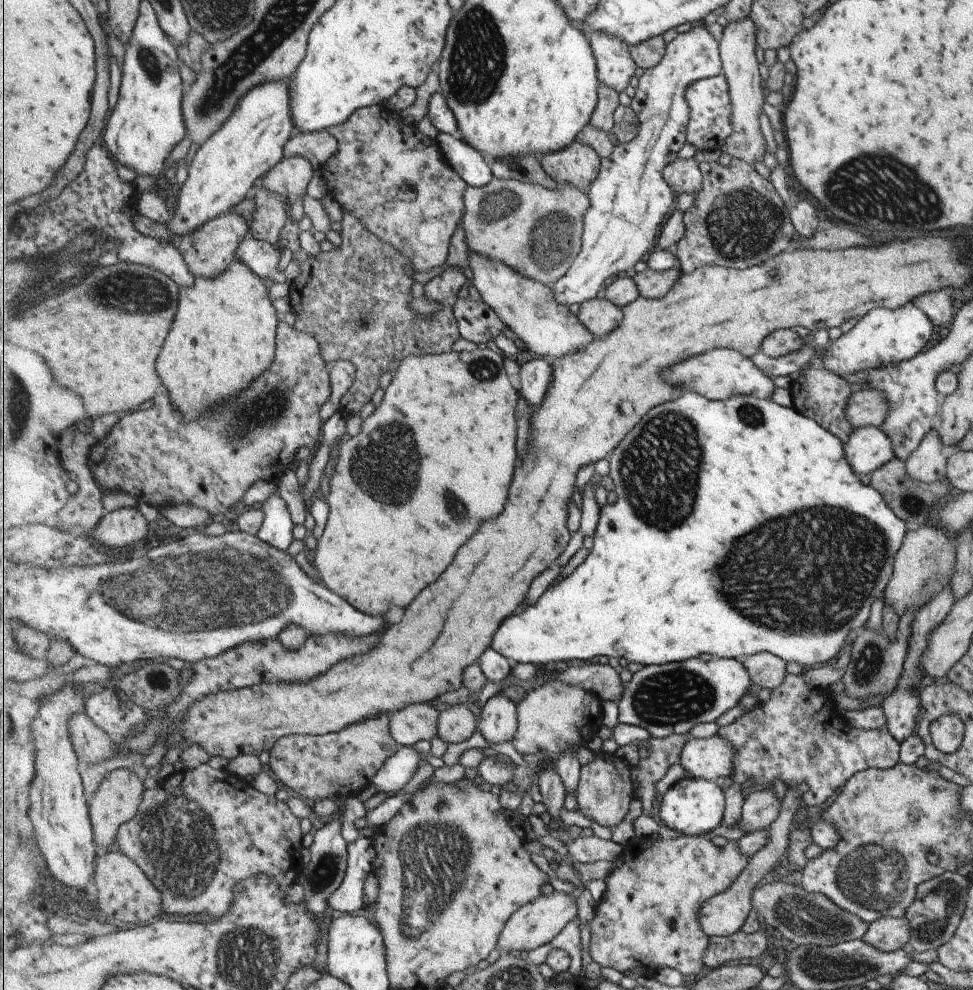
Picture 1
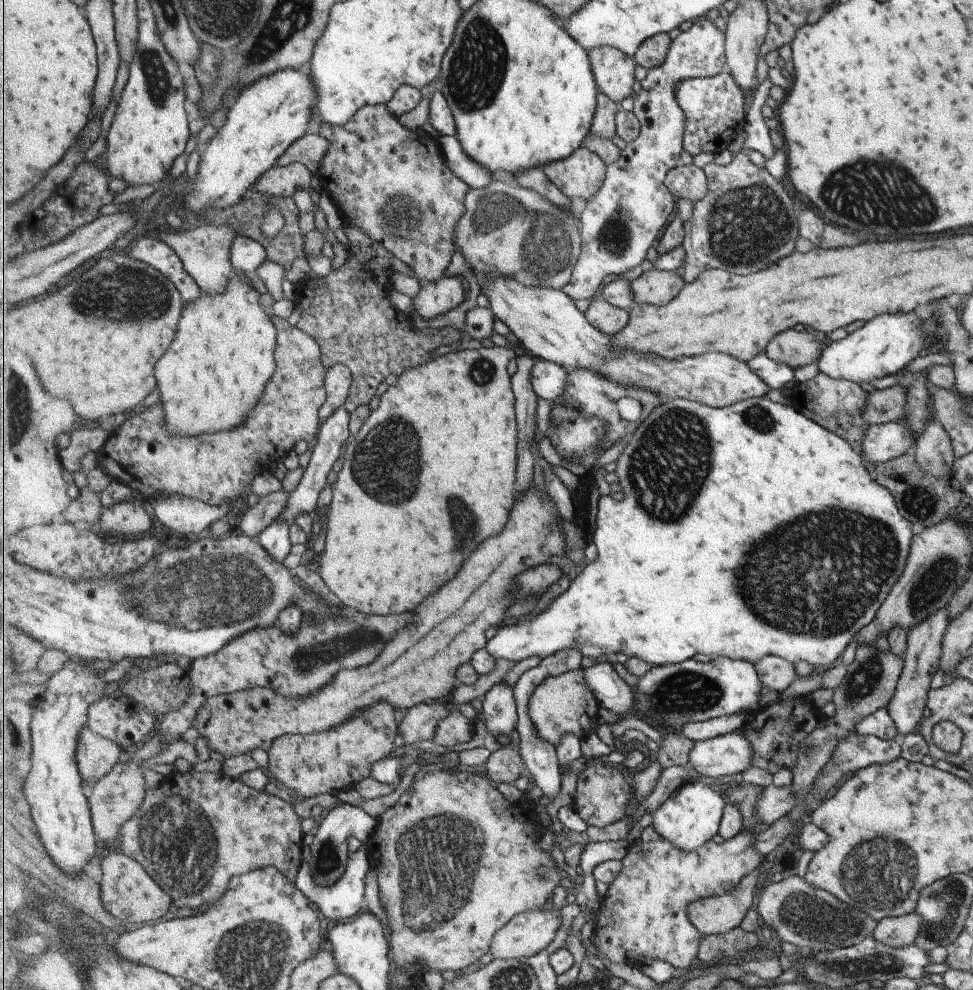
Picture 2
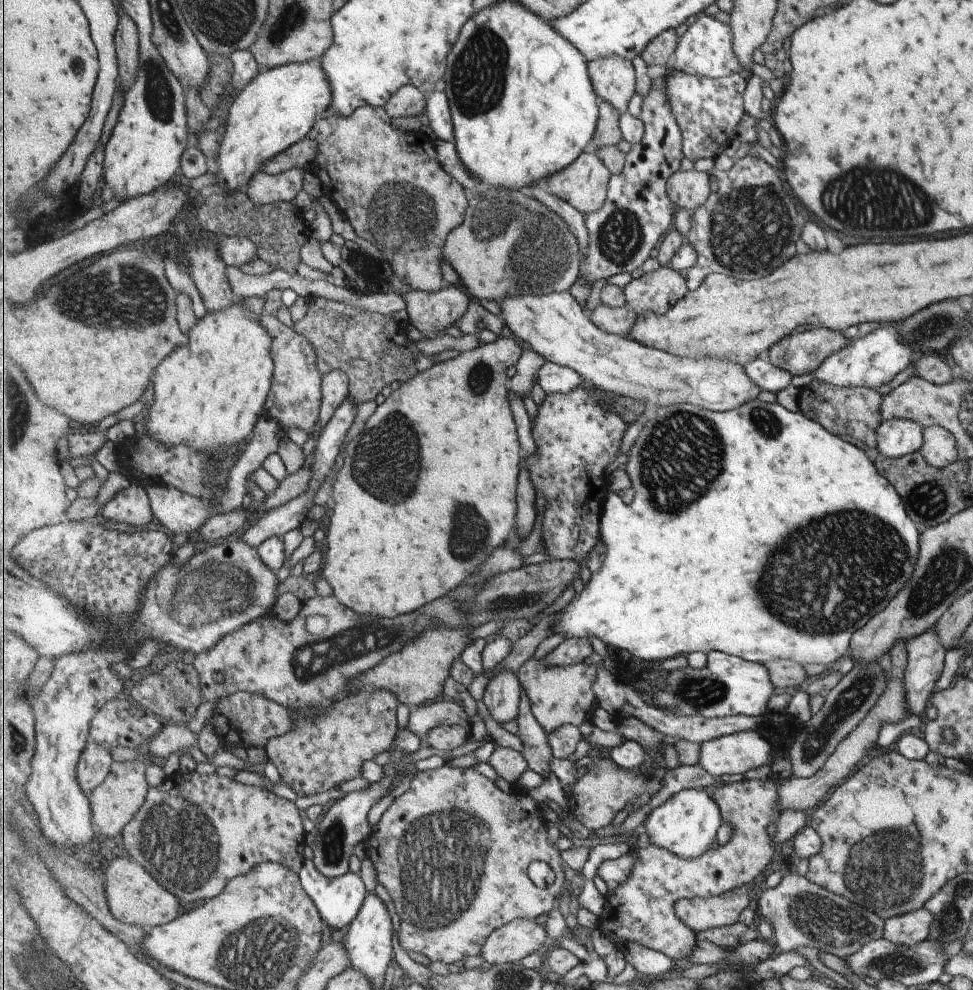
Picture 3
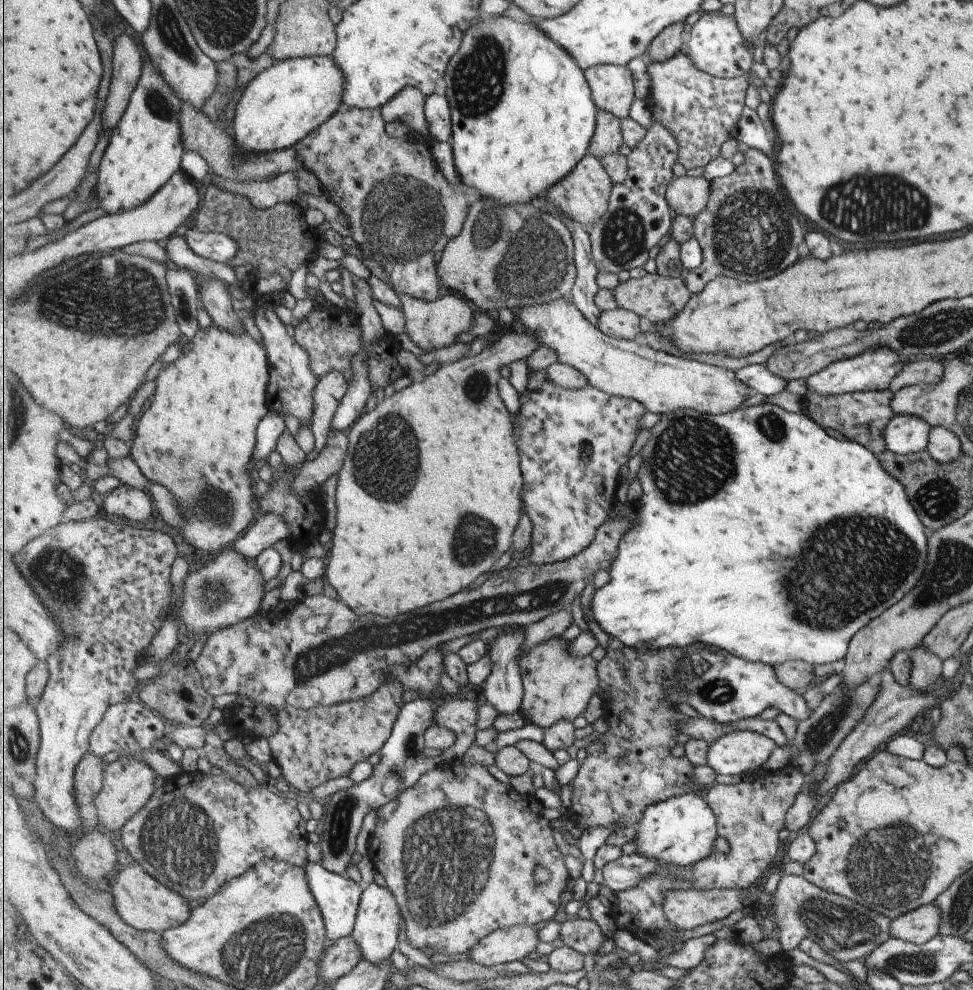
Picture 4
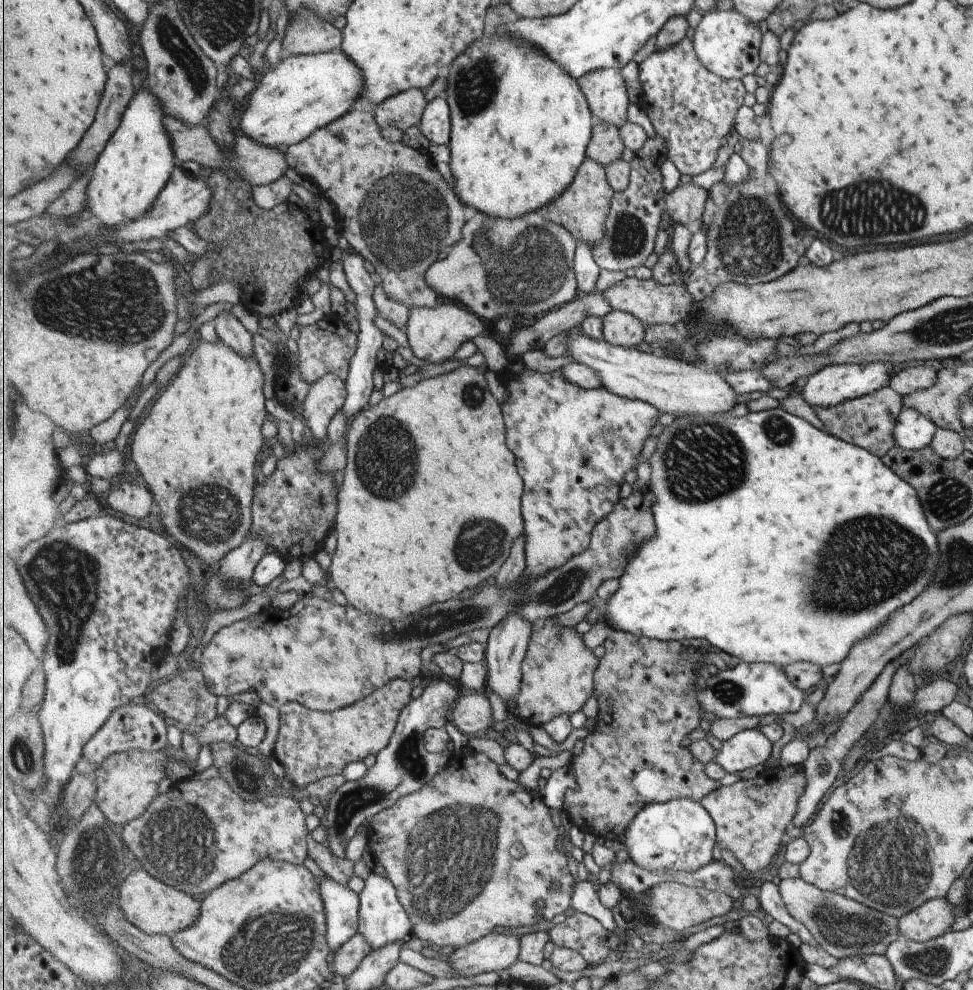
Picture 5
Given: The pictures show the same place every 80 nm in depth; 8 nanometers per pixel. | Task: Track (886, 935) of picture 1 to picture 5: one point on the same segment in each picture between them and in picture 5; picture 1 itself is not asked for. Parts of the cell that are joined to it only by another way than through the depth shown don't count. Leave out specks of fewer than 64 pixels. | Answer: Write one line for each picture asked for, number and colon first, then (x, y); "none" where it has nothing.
2: (901, 931)
3: (910, 928)
4: (918, 925)
5: (934, 917)

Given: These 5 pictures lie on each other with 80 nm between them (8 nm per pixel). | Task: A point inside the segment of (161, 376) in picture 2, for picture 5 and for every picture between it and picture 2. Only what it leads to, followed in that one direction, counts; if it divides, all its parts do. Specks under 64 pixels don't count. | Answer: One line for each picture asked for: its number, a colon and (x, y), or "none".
3: (209, 394)
4: (198, 437)
5: (197, 449)

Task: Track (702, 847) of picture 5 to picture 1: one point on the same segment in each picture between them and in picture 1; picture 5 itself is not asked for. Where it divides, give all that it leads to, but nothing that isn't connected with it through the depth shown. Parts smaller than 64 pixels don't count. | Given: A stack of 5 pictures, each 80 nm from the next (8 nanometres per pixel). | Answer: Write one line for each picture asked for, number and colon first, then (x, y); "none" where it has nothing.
1: (693, 806)
2: (691, 817)
3: (687, 824)
4: (682, 830)

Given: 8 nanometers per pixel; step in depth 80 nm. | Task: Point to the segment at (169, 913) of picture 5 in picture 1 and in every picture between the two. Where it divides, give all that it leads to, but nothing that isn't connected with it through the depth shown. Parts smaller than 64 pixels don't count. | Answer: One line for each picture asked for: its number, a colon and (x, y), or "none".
1: (125, 892)
2: (129, 892)
3: (136, 897)
4: (144, 902)

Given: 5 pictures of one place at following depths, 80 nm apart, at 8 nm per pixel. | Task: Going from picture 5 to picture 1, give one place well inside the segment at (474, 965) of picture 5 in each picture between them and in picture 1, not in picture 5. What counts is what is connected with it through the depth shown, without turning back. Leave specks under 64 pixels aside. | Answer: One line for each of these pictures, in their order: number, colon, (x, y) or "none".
1: (537, 923)
2: (525, 935)
3: (511, 943)
4: (506, 945)

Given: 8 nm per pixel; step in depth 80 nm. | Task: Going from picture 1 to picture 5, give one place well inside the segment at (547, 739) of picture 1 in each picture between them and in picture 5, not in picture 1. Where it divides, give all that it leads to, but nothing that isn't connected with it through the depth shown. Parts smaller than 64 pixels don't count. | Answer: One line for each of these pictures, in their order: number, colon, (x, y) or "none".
2: (562, 704)
3: (559, 695)
4: (558, 685)
5: (559, 671)

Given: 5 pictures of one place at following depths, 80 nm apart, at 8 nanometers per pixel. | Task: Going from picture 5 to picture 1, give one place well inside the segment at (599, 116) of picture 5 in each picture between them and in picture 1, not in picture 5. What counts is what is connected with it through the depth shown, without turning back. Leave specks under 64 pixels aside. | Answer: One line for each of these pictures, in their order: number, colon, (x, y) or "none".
1: (616, 66)
2: (615, 71)
3: (614, 78)
4: (612, 86)

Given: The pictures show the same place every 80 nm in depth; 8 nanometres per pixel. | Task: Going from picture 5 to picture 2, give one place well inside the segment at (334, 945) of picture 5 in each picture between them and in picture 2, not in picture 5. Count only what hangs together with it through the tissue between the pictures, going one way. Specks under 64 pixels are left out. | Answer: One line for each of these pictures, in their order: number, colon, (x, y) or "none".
2: (343, 901)
3: (340, 899)
4: (339, 897)

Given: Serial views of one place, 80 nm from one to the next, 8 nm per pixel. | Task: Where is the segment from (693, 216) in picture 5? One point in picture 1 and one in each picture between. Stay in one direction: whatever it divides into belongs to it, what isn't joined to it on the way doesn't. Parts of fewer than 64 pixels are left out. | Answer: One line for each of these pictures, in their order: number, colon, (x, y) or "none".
1: (686, 176)
2: (689, 182)
3: (689, 190)
4: (689, 196)

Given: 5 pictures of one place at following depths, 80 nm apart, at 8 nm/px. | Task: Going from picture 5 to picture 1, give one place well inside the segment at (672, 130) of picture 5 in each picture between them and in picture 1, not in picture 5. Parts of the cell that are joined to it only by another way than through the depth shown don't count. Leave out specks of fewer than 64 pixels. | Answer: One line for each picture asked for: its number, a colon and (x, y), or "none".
1: (710, 101)
2: (715, 106)
3: (709, 110)
4: (703, 111)

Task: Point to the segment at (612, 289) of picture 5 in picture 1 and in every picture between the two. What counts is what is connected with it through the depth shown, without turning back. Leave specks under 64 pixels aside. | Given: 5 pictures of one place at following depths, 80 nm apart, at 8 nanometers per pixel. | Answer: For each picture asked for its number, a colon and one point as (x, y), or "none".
1: (652, 284)
2: (657, 287)
3: (658, 292)
4: (659, 299)

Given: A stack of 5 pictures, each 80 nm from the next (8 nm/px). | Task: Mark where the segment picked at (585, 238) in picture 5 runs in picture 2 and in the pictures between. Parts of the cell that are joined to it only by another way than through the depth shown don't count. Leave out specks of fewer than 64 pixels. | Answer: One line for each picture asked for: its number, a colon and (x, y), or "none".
2: (581, 177)
3: (585, 184)
4: (584, 195)

